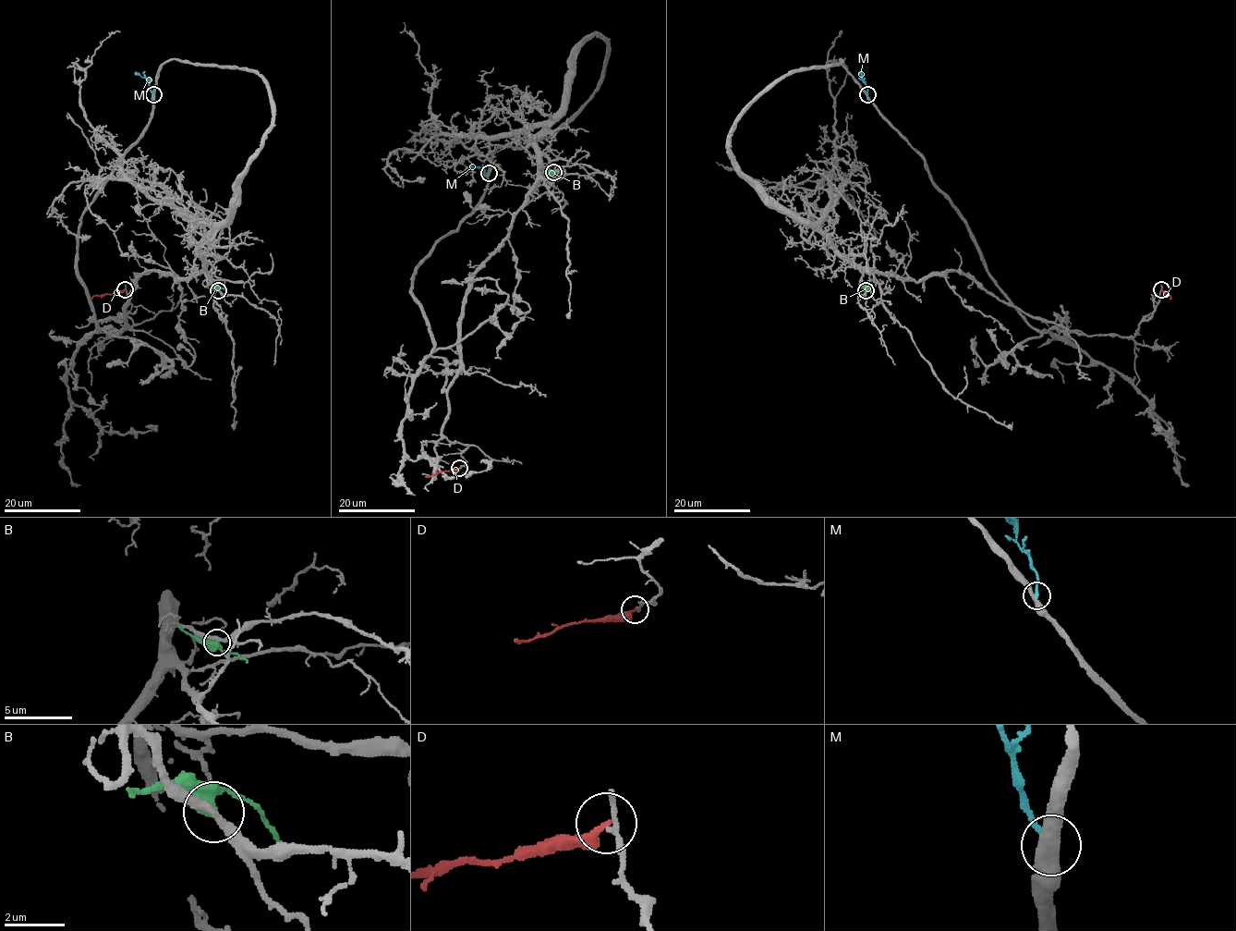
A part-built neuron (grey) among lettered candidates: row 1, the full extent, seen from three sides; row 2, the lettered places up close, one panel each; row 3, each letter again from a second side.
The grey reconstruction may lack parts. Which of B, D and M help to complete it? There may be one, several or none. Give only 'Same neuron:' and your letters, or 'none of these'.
Same neuron: none of these

